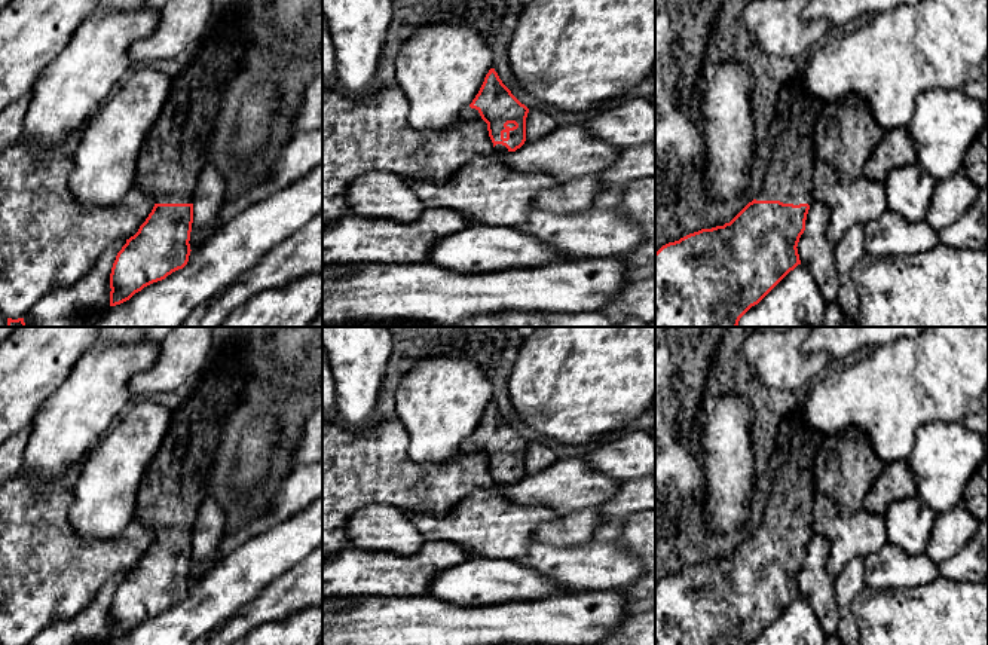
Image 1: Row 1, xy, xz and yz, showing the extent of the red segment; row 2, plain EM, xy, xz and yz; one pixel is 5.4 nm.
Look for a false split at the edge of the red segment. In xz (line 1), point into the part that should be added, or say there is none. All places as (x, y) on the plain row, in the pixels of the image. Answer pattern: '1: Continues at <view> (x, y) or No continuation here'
1: Continues at xz (468, 446)

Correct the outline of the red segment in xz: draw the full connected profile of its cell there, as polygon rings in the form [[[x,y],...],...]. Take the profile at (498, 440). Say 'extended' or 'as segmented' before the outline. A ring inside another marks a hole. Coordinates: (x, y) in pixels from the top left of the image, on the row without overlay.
extended | [[[490,401],[472,435],[461,444],[461,452],[483,452],[495,483],[516,484],[526,476],[529,441],[521,437]]]

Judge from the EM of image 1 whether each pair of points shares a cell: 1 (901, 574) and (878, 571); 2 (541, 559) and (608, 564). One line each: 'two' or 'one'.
1: one
2: one

